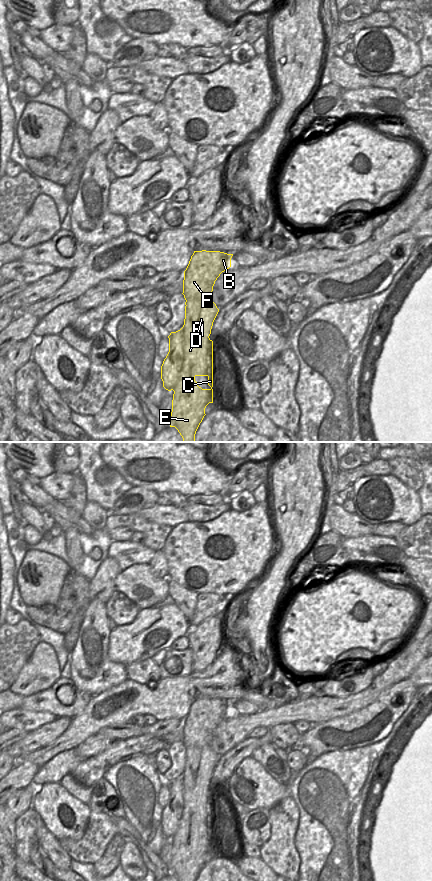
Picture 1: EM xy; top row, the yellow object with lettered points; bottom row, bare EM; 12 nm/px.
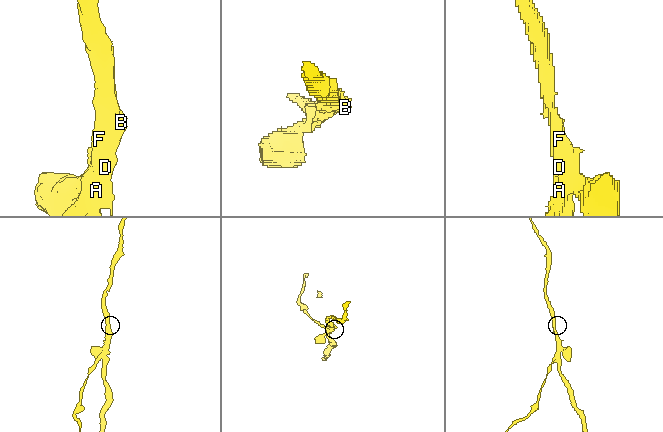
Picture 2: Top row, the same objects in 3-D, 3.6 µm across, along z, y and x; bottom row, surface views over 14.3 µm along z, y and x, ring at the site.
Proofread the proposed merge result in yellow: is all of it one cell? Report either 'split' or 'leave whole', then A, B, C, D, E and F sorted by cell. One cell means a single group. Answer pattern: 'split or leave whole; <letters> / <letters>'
split; A B C E F / D

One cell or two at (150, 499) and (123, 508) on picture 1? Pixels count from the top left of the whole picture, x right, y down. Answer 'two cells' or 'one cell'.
one cell

